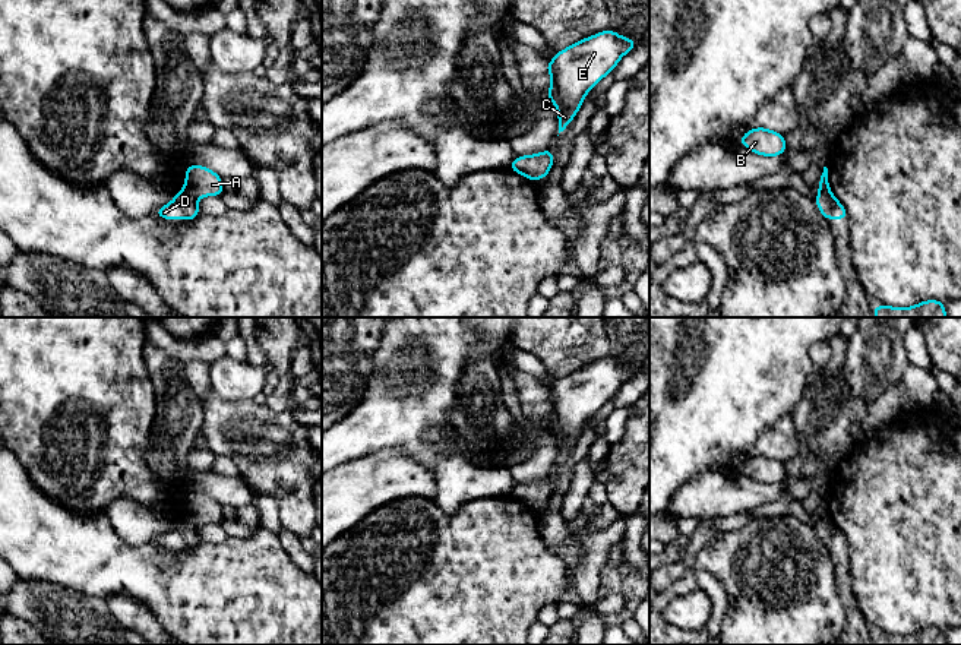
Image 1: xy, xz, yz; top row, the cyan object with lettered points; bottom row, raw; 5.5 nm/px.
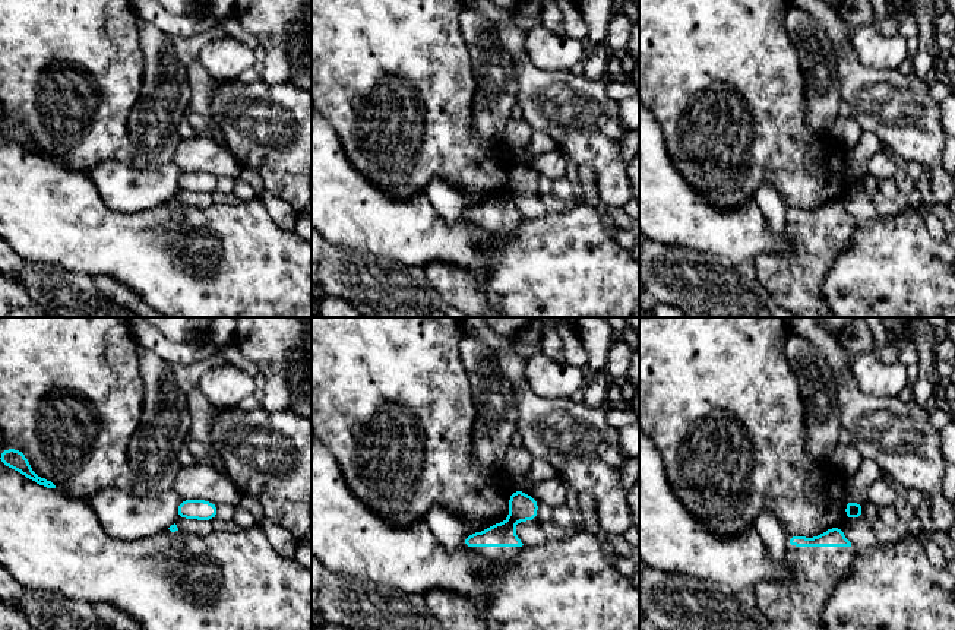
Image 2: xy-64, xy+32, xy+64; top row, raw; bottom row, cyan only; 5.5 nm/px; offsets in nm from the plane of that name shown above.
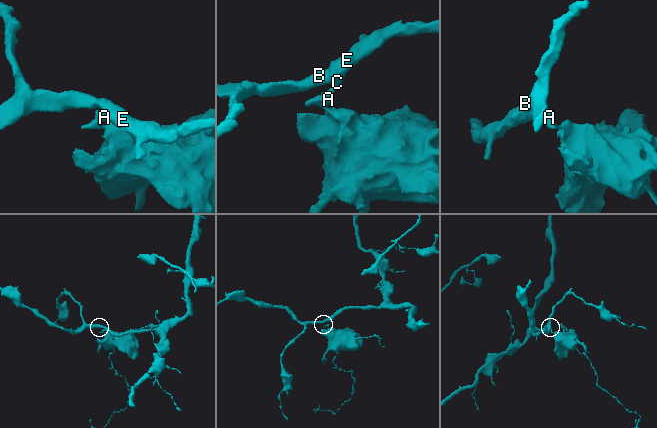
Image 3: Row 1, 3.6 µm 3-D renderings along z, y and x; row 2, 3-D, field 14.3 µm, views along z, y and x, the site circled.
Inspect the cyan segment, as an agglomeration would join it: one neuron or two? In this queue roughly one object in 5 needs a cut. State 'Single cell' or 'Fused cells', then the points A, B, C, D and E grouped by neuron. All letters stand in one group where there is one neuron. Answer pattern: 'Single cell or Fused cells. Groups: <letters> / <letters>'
Fused cells. Groups: A B C E / D

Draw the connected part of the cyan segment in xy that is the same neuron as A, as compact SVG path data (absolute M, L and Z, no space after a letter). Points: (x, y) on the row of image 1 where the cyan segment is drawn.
M192 165L186 168L184 187L196 200L205 196L222 196L222 177L205 165Z

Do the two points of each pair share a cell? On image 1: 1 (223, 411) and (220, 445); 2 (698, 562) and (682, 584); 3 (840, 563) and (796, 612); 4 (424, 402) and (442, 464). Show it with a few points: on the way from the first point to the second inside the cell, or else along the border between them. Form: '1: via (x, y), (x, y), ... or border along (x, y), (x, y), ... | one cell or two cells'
1: via (223, 420), (223, 426), (218, 430), (220, 436) | one cell
2: border along (723, 584), (707, 571), (688, 569), (666, 588) | two cells
3: border along (825, 549), (841, 604) | two cells
4: via (419, 417), (419, 440), (427, 449) | one cell

